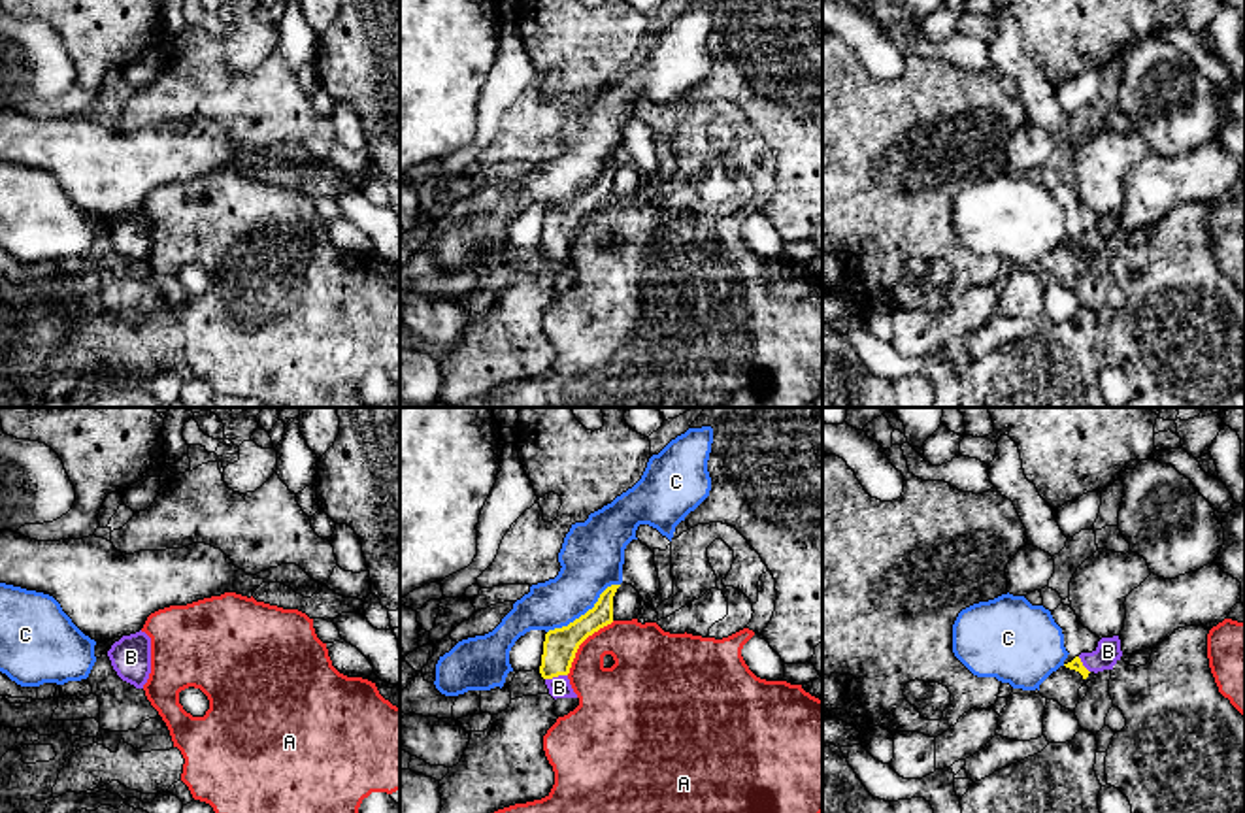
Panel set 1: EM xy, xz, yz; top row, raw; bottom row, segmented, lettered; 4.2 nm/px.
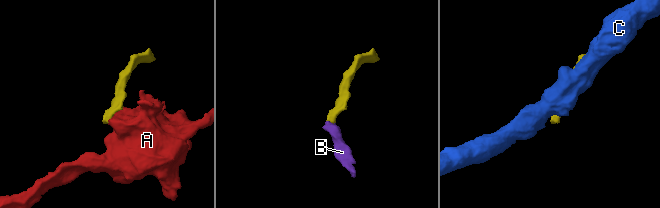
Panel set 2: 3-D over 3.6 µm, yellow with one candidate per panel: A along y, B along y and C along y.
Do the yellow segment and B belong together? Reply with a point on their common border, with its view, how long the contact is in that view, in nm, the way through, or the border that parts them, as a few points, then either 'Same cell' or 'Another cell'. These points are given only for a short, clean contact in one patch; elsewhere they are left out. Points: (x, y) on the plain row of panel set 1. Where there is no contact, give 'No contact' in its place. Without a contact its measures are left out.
Touches yellow at xz (555, 253). Shared border 100 nm. Path across: xz (559, 227), (555, 253), (559, 265). Same cell

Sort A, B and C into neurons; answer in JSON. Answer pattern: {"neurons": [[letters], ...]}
{"neurons": [["A"], ["B"], ["C"]]}

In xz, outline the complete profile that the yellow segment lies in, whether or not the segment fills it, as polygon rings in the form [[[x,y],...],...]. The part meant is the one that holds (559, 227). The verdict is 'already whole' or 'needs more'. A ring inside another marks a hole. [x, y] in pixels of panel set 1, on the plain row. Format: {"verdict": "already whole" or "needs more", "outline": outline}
{"verdict": "needs more", "outline": [[[621,162],[607,164],[592,187],[568,204],[549,207],[543,219],[540,251],[545,257],[549,272],[556,275],[577,275],[568,251],[579,223],[613,200],[613,174]]]}

